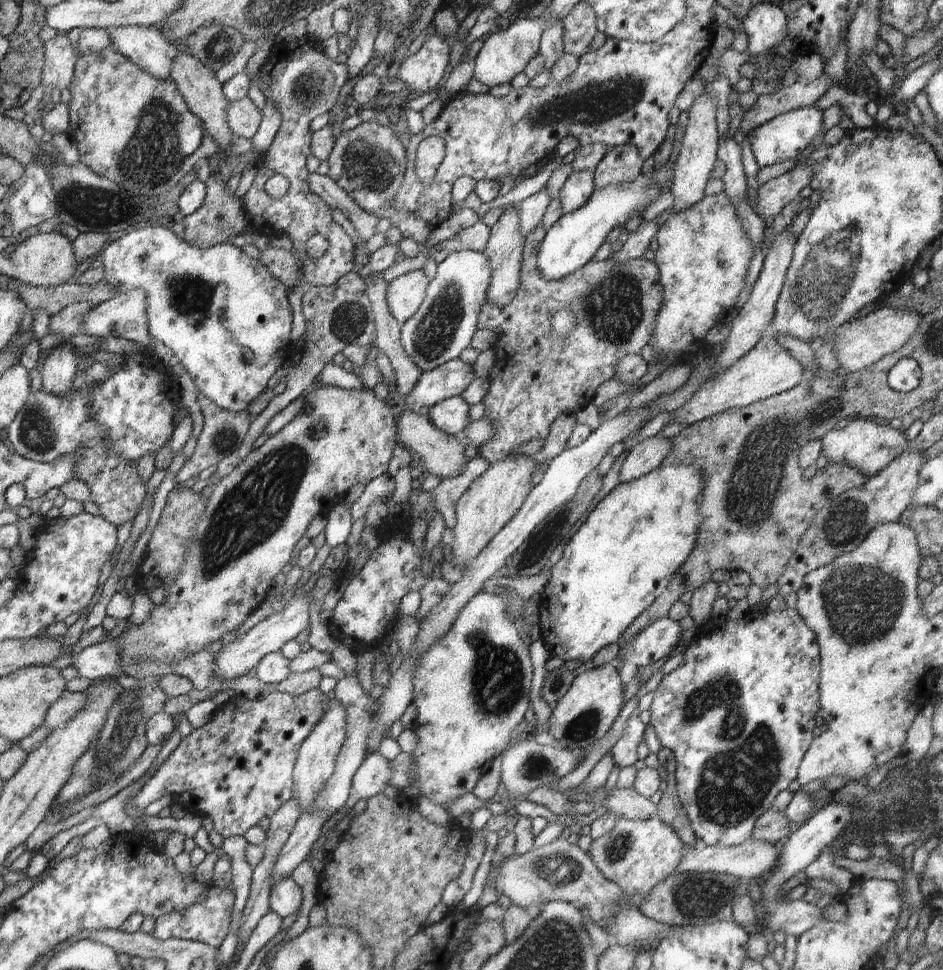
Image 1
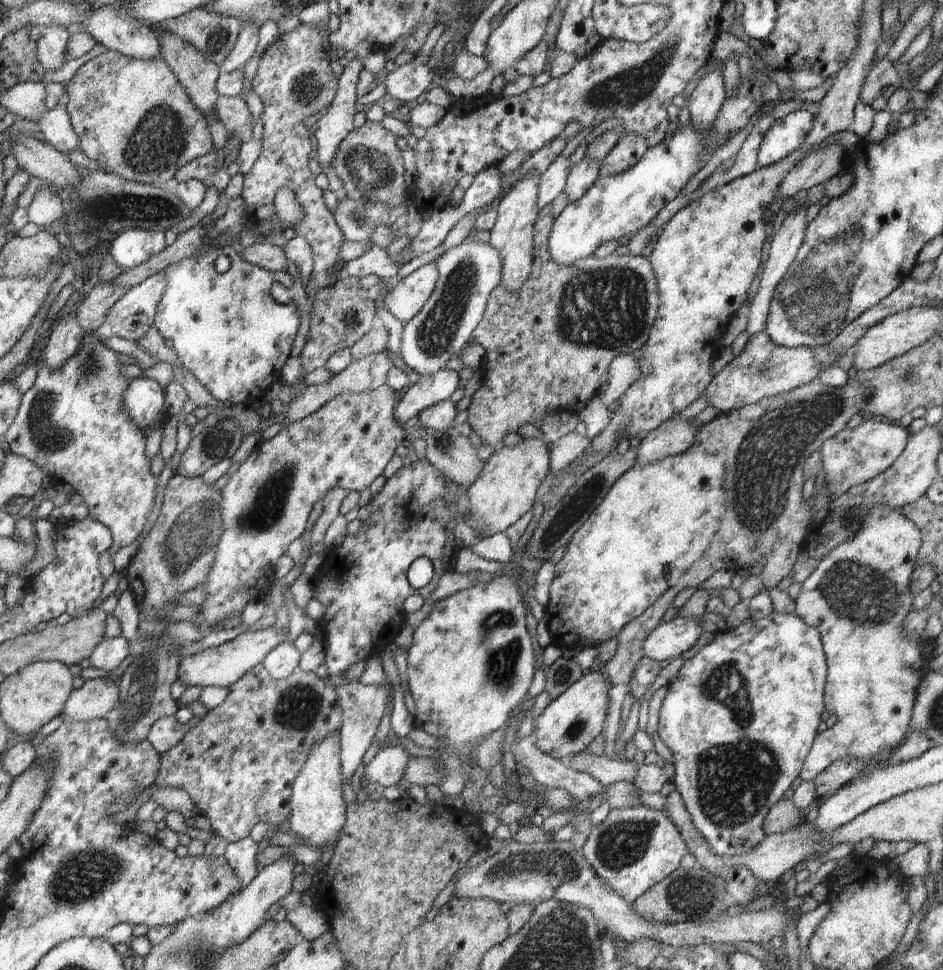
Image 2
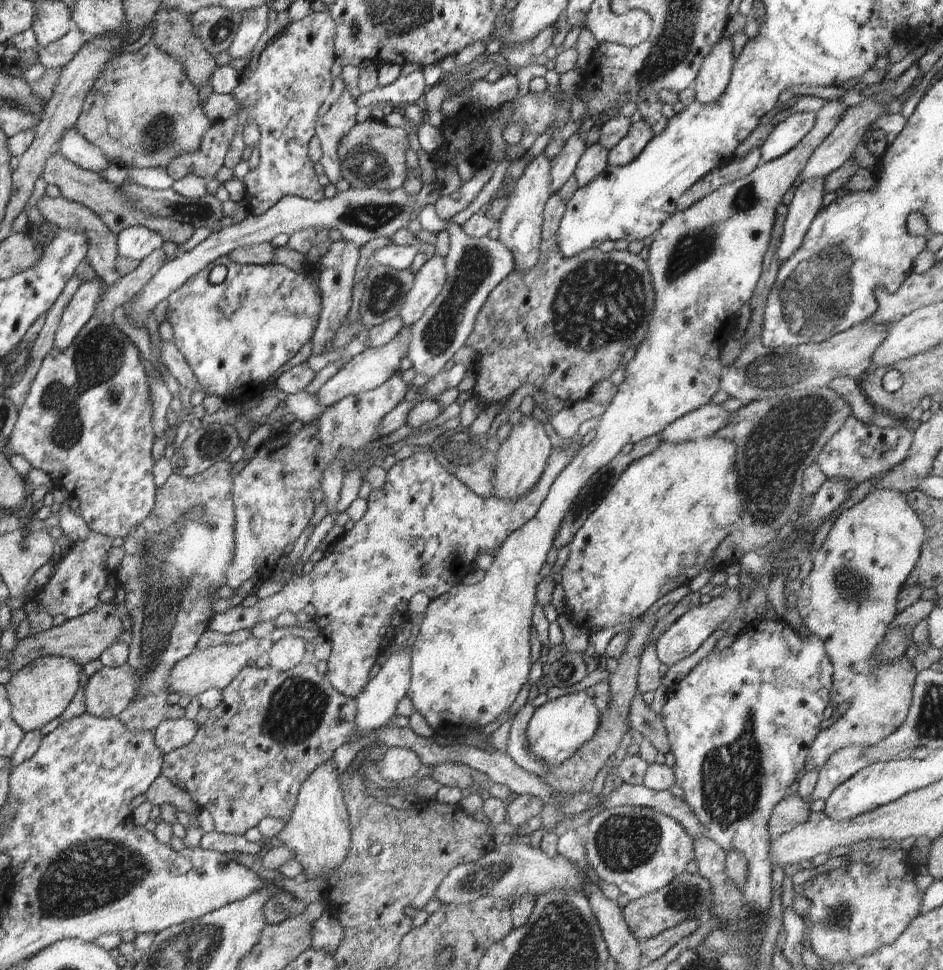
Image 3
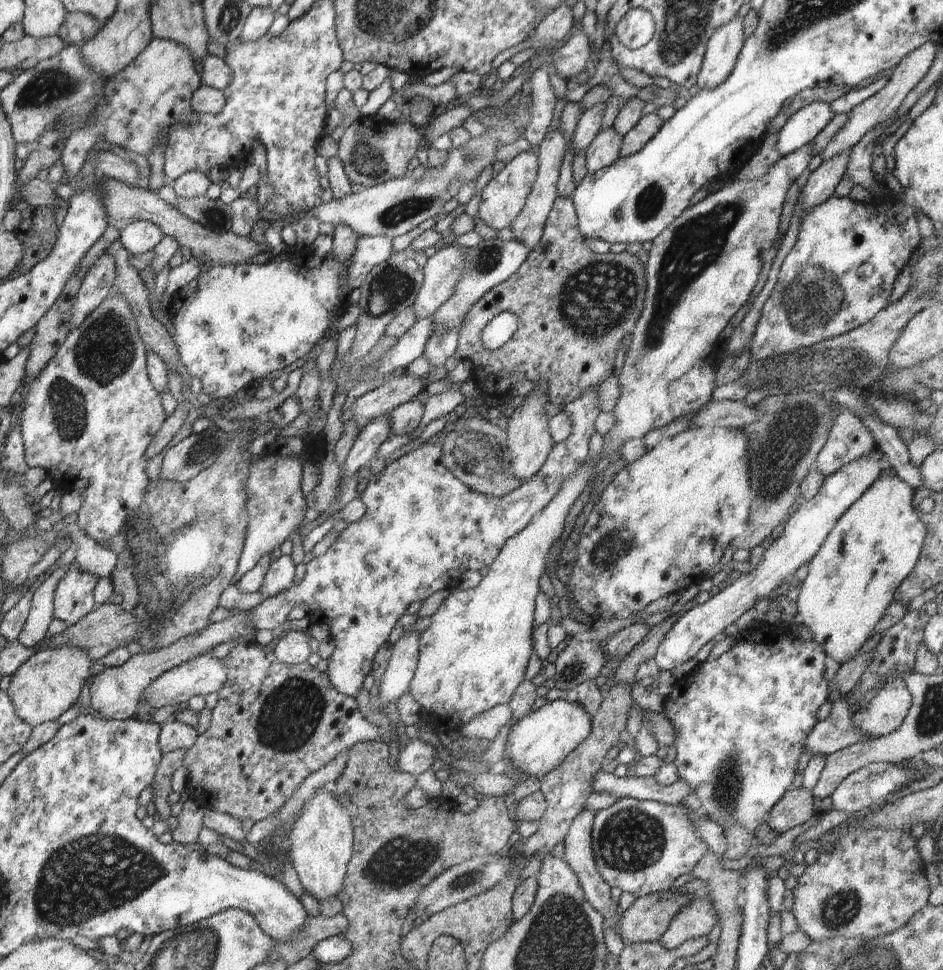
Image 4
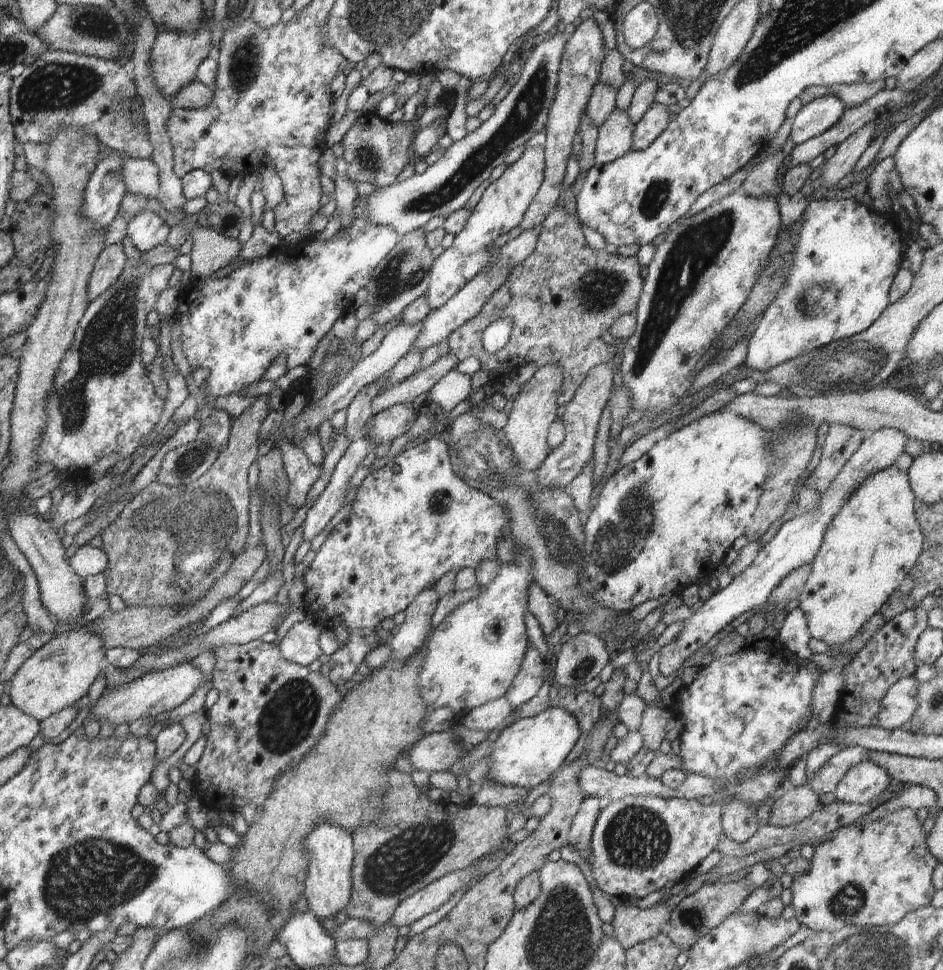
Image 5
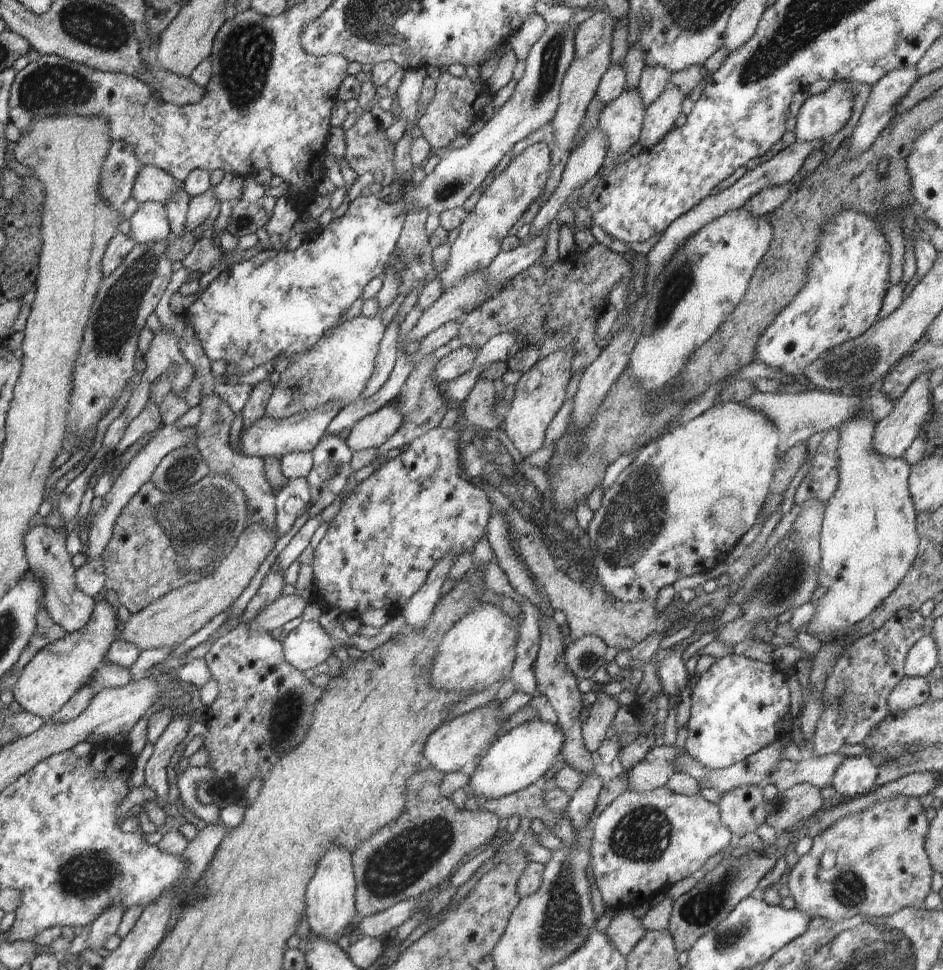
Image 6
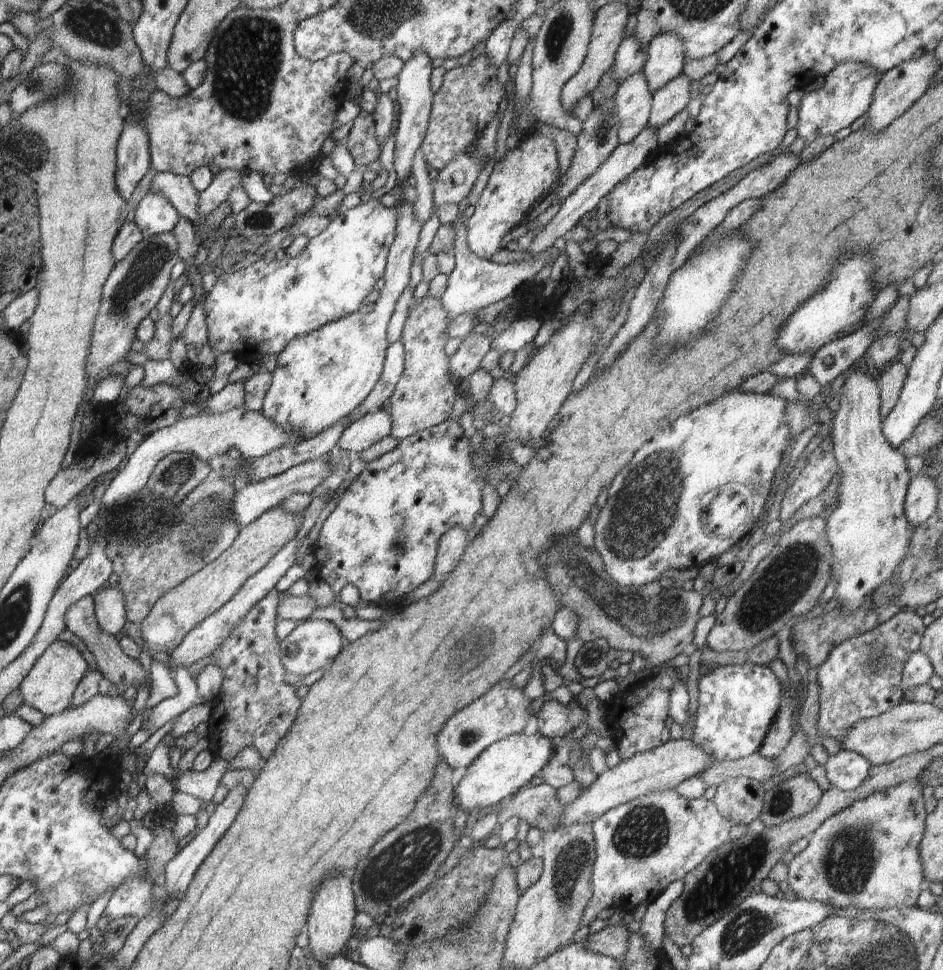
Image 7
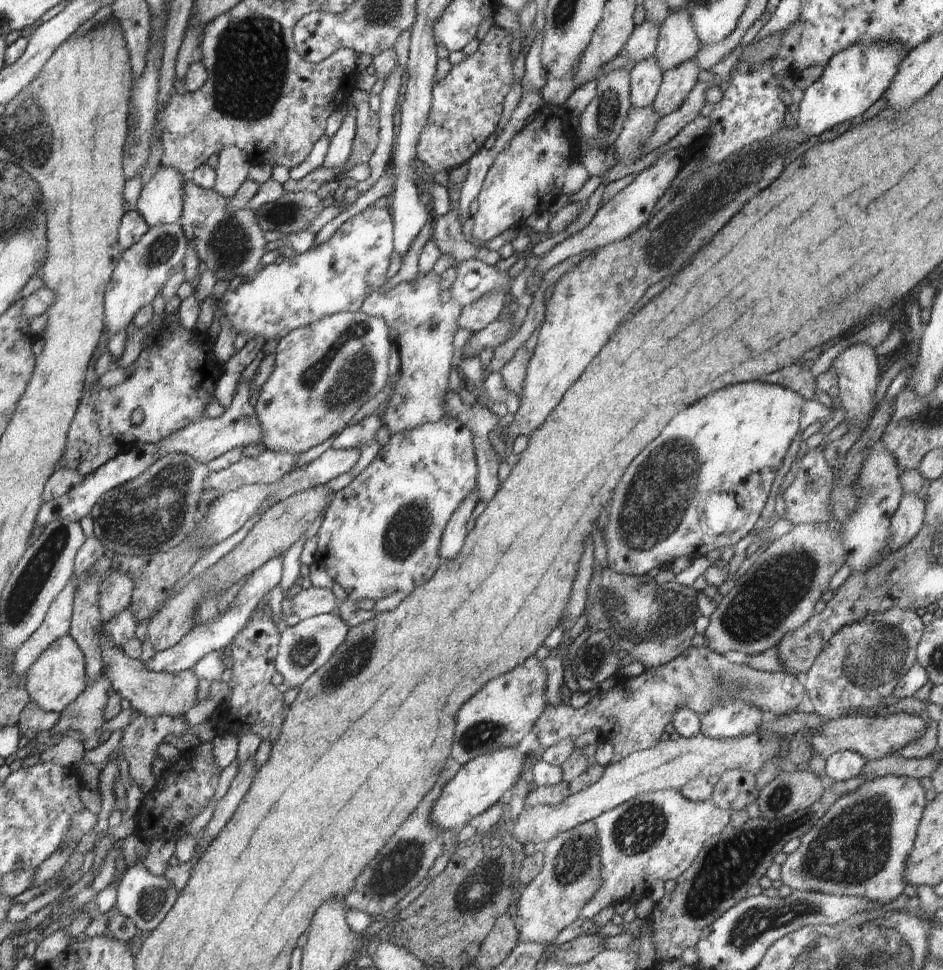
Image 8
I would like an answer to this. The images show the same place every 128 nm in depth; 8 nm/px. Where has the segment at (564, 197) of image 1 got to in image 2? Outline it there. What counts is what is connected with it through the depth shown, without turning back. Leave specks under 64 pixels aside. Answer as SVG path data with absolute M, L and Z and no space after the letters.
M587 157L570 169L566 187L563 191L566 194L568 203L574 203L583 198L598 178L599 163Z

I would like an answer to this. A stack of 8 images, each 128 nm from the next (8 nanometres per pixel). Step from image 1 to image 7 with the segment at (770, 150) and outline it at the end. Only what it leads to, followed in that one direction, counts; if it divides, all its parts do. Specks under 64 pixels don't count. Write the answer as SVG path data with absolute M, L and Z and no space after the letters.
M862 62L836 64L836 68L821 79L820 88L804 94L797 109L799 114L797 136L809 143L818 136L833 135L850 126L868 112L878 82L880 82L880 72L876 72L868 64Z

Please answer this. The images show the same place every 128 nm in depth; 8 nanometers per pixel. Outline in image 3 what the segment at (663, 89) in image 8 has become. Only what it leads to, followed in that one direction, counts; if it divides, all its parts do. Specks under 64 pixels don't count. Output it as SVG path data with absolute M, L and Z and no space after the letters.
M638 120L630 125L628 134L608 153L608 165L626 166L632 162L646 148L652 140L654 132L644 120Z

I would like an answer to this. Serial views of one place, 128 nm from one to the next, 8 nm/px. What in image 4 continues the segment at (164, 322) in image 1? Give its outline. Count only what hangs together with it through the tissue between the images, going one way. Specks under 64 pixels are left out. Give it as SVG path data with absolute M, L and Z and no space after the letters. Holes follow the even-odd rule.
M136 221L128 224L120 233L119 241L130 255L144 254L164 238L162 230L148 221ZM358 236L356 250L348 264L338 262L331 251L322 258L324 264L320 264L320 270L316 266L304 266L304 280L300 264L289 258L264 258L242 264L230 263L201 271L186 288L181 288L171 296L171 305L168 308L169 318L176 329L173 339L182 364L188 374L200 378L204 394L212 396L213 399L234 396L242 388L250 386L254 380L268 377L272 372L282 370L310 354L330 328L332 318L340 314L347 305L347 295L342 294L342 288L348 286L351 291L359 288L374 265L388 260L392 252L392 238Z

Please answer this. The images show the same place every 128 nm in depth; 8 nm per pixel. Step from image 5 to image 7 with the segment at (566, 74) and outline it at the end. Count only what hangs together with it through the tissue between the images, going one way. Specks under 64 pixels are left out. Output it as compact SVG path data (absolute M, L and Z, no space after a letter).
M622 1L609 2L596 11L594 24L592 24L592 36L590 36L590 44L588 44L588 52L584 57L584 62L576 76L572 76L561 88L560 102L566 112L571 114L574 106L595 90L602 75L613 66L616 51L624 38L629 15L628 6Z

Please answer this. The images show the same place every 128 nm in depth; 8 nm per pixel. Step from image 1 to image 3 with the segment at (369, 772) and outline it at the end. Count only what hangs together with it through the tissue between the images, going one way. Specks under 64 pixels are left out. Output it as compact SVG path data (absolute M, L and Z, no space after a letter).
M387 748L377 764L383 784L398 785L404 778L414 776L423 767L418 755L410 749Z

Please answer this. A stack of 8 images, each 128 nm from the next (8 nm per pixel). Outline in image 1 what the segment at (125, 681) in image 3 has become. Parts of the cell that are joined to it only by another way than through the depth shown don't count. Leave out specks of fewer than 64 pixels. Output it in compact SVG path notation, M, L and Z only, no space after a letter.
M66 689L62 693L62 696L60 696L60 700L56 700L56 702L50 706L43 725L46 726L48 730L60 728L60 726L64 726L68 720L72 720L84 706L86 706L85 691L72 692Z

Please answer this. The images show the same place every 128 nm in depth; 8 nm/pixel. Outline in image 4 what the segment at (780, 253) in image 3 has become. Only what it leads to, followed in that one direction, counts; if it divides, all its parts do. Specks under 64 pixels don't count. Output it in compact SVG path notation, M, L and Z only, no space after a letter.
M852 148L830 158L830 160L824 160L818 168L812 171L799 196L803 213L810 212L814 206L835 196L836 186L846 176L850 152L852 152Z

